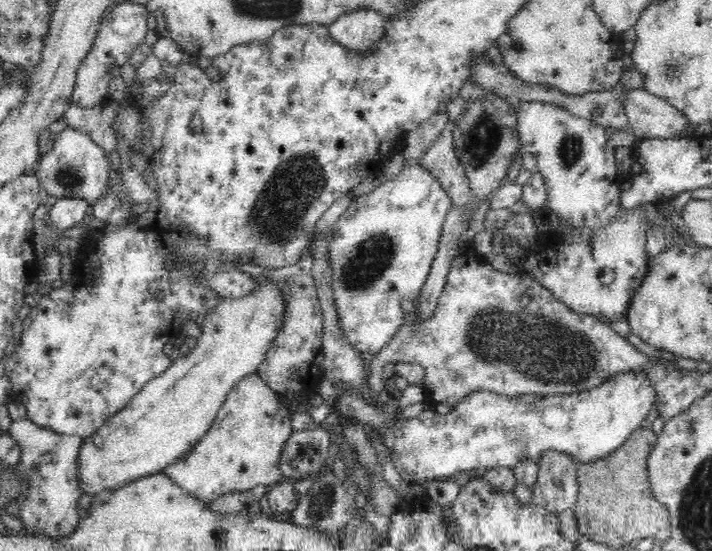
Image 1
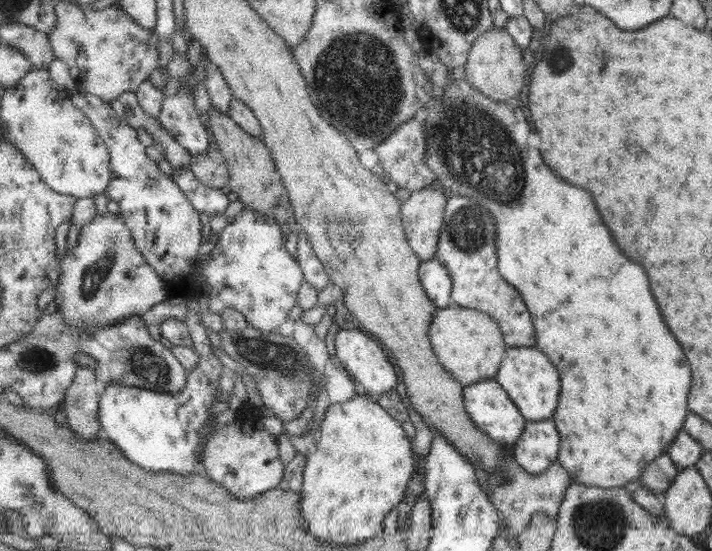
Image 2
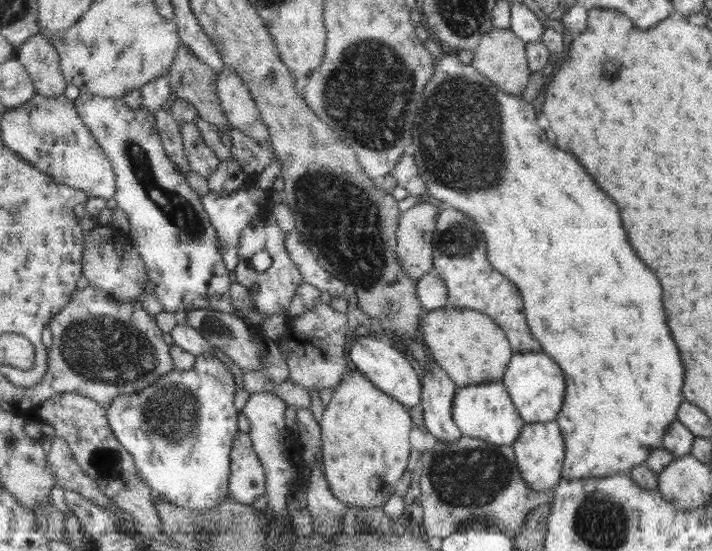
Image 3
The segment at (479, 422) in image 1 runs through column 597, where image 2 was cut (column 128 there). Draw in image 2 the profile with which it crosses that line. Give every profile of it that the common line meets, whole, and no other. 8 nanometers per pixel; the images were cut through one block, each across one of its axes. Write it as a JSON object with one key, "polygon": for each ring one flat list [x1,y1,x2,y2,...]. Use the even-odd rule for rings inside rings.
{"polygon":[[189,299,188,304,189,313,185,321,192,333,193,347,201,354,201,361,197,368,189,372,185,389,175,393,158,393,153,389,111,383,106,385,99,408,103,435,129,461,150,472,174,473,183,477,205,472,206,446,218,424,213,414,213,406,219,402,219,380,225,370,221,359,215,356,207,327,201,323,201,312,205,309,205,303,199,299]]}

